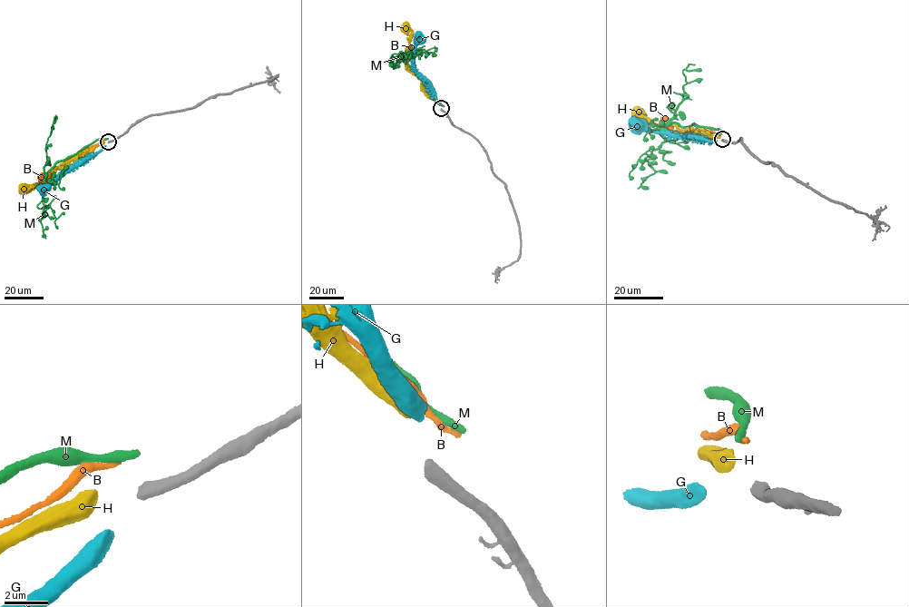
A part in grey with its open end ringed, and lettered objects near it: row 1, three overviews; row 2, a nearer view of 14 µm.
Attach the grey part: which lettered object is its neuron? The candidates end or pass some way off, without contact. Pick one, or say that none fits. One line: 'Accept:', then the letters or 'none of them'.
Accept: none of them

